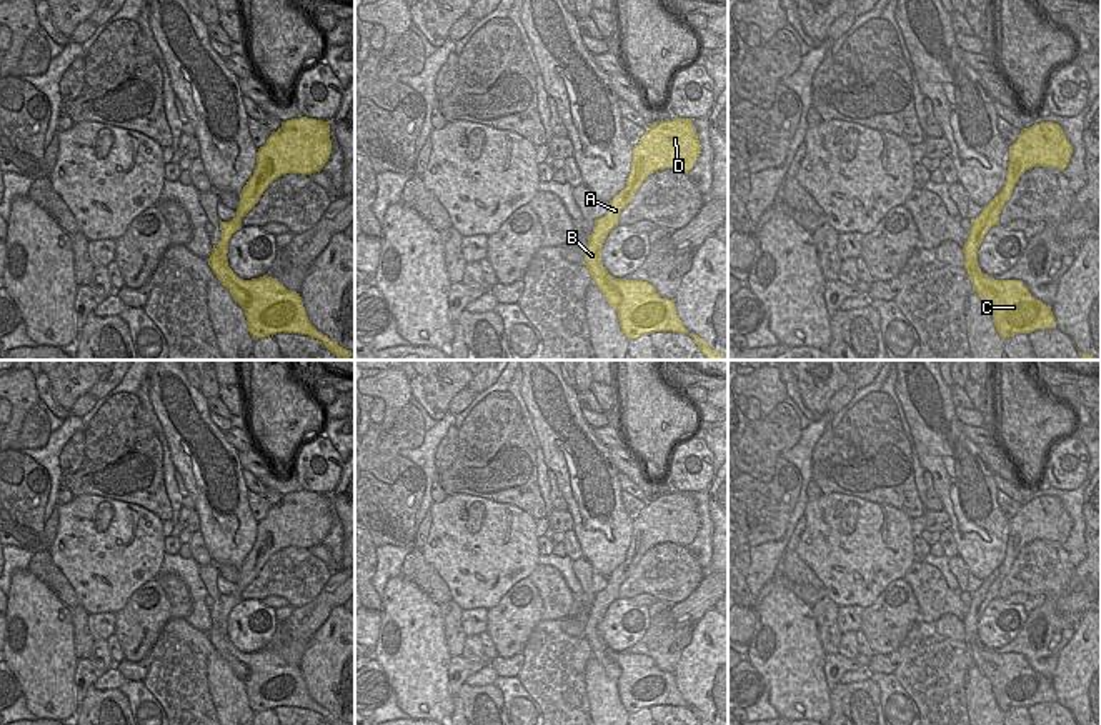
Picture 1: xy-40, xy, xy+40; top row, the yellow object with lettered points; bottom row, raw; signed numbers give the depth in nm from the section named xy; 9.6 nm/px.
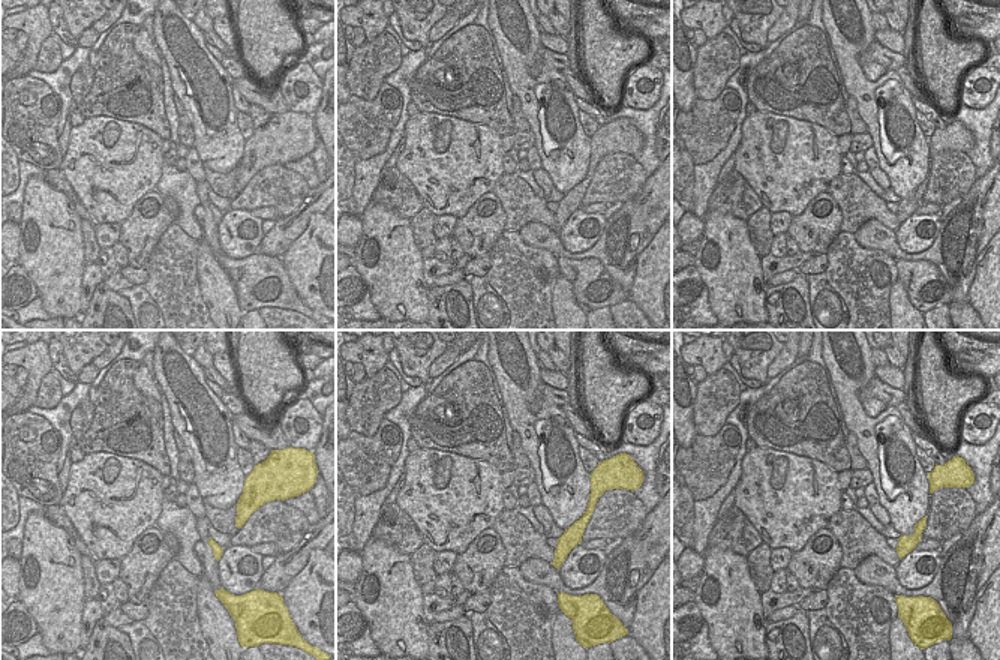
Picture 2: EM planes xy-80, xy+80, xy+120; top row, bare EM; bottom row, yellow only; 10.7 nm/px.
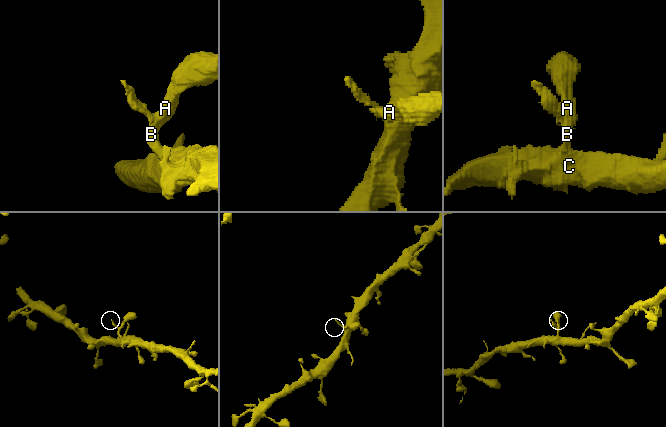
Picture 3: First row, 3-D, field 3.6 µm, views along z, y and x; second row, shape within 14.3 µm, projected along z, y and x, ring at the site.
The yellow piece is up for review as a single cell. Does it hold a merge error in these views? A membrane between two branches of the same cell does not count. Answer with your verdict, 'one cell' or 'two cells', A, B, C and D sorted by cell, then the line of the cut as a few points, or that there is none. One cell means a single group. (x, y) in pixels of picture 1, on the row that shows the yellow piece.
one cell; A B C D; no cut

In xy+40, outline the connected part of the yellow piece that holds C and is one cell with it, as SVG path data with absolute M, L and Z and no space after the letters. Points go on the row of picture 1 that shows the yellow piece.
M1053 122L1034 123L1021 130L1009 147L1009 162L1003 190L971 220L968 242L963 245L964 270L969 273L973 292L991 308L993 322L999 337L1031 333L1056 328L1051 307L1034 298L1021 280L994 280L978 267L978 248L994 225L1009 200L1019 177L1033 167L1064 170L1073 155L1073 147L1063 128Z

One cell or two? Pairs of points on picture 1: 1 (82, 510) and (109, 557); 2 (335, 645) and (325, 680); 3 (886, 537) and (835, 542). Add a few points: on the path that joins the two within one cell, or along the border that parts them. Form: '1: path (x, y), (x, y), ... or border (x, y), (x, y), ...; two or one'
1: path (89, 522), (102, 545); one
2: path (335, 654), (333, 672); one
3: path (873, 542), (848, 542); one

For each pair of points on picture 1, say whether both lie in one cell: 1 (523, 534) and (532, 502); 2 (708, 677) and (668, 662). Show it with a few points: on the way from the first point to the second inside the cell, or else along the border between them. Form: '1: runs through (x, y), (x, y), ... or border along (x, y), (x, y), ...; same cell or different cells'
1: border along (492, 499), (502, 504), (513, 504), (535, 520); different cells
2: border along (693, 630), (692, 640), (683, 649), (673, 672); different cells

